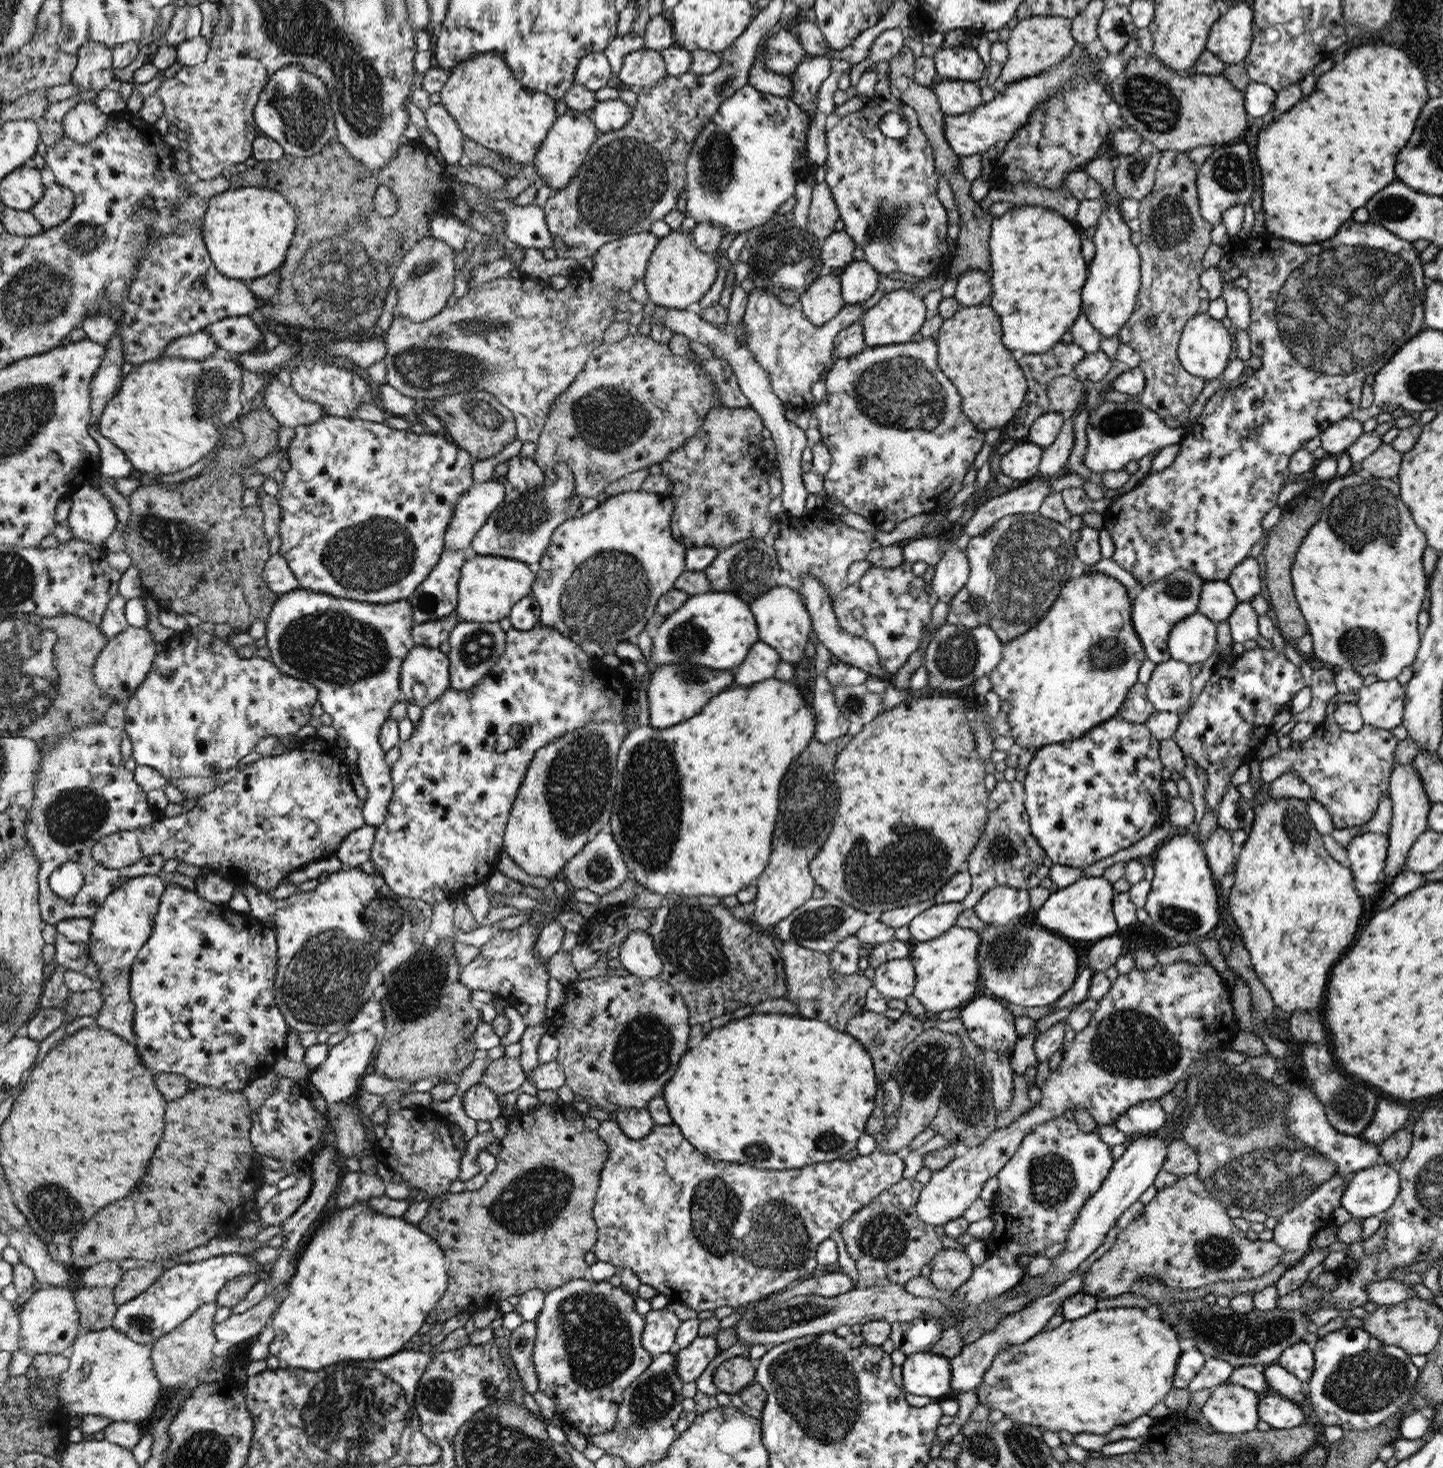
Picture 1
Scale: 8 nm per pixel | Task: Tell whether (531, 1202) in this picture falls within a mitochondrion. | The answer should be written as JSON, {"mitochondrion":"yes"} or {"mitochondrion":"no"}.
{"mitochondrion":"yes"}

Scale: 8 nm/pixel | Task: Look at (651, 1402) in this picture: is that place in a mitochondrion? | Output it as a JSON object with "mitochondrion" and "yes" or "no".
{"mitochondrion":"yes"}

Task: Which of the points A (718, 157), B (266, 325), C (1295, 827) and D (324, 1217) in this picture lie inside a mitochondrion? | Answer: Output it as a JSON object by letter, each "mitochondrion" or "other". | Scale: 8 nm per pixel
{"A":"mitochondrion","B":"other","C":"mitochondrion","D":"other"}

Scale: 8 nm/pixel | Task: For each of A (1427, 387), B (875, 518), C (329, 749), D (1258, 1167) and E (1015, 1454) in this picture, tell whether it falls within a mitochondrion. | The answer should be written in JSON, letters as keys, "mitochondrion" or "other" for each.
{"A":"mitochondrion","B":"other","C":"other","D":"mitochondrion","E":"mitochondrion"}

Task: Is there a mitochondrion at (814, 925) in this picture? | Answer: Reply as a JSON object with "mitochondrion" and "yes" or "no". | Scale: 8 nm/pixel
{"mitochondrion":"yes"}

